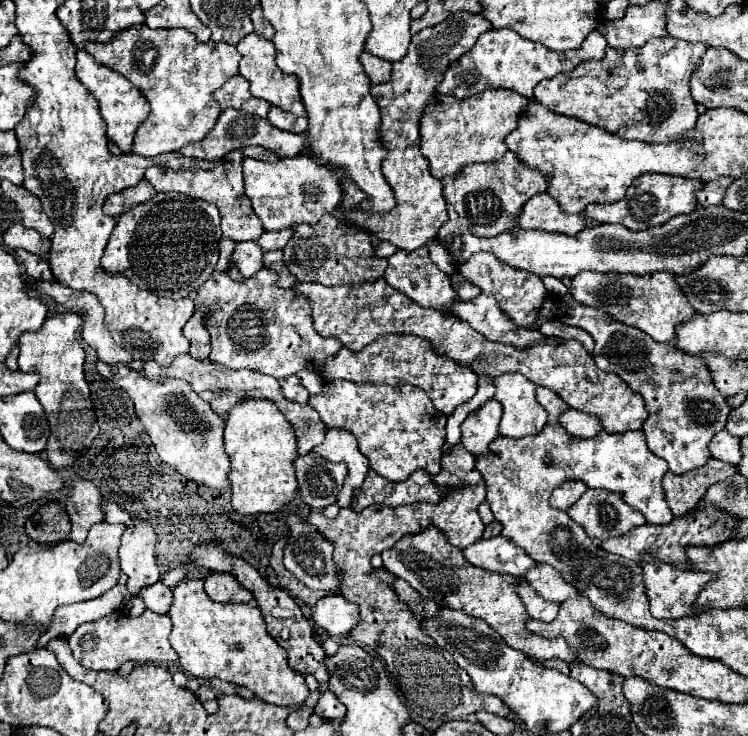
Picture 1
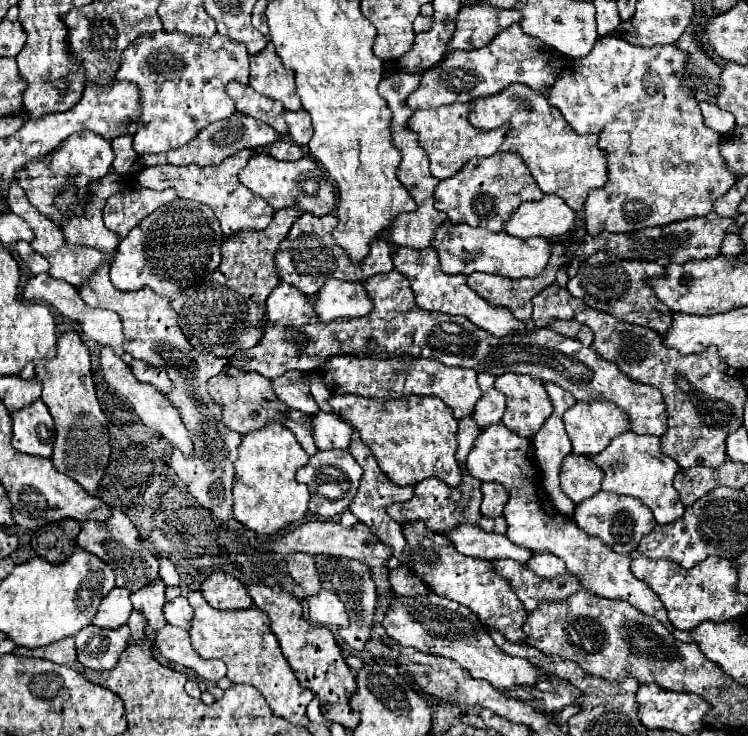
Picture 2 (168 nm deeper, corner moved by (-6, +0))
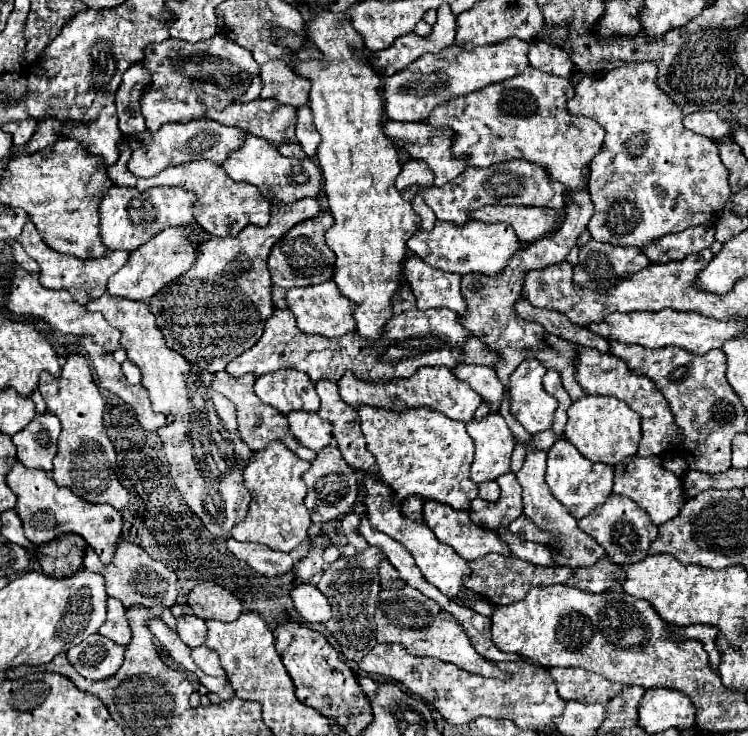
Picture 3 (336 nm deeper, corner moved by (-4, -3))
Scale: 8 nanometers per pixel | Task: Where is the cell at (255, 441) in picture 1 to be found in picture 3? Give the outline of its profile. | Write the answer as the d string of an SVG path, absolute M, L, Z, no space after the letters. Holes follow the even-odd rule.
M282 440L270 442L264 450L254 452L248 466L244 468L244 486L252 494L252 502L248 506L246 518L232 528L232 536L240 542L256 542L264 544L272 550L290 552L308 538L312 520L308 508L304 506L306 484L302 482L302 474L310 470L310 464L300 460L292 450L288 450Z

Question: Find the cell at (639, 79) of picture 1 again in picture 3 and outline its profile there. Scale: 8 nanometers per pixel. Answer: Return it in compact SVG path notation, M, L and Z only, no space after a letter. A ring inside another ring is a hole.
M650 60L650 62L626 62L626 64L610 70L602 78L592 78L592 76L582 74L578 84L574 84L574 96L566 102L566 108L568 108L568 112L572 116L594 118L606 130L604 144L602 144L600 152L594 156L594 160L590 162L590 182L588 182L588 192L590 192L590 198L594 202L594 216L588 222L588 232L598 242L608 242L612 246L644 246L646 242L650 242L654 238L660 238L664 234L682 232L682 230L686 230L690 226L706 224L706 222L712 222L712 220L716 222L722 216L722 212L724 212L726 200L732 196L730 182L728 182L728 170L726 170L726 166L722 164L722 160L718 156L716 142L684 128L684 124L682 124L682 120L684 120L682 108L662 88L658 88L656 80L658 80L658 62L654 62L654 60Z

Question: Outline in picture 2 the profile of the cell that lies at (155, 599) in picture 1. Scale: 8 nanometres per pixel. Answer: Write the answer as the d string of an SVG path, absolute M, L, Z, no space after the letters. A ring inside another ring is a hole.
M184 595L176 597L172 603L166 603L164 615L166 615L166 621L170 625L182 627L186 631L188 631L188 627L192 627L192 607Z

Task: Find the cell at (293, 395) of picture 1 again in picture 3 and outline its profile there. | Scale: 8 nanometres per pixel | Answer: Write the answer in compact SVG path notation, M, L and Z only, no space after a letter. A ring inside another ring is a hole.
M282 370L260 376L254 384L254 390L264 404L274 406L282 414L294 410L318 410L318 394L314 390L312 380L296 370Z

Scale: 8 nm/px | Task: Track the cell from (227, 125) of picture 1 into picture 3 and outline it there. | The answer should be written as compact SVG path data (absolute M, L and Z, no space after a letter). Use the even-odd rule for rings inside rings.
M202 118L202 120L194 120L194 122L172 122L166 126L160 126L160 130L156 134L136 134L134 138L126 138L126 142L132 148L132 158L128 162L128 170L134 176L142 176L142 178L150 178L156 176L158 172L162 172L164 168L170 166L180 166L186 162L194 162L194 160L210 160L218 166L224 164L224 160L228 158L230 152L238 150L244 140L246 140L246 130L240 130L236 126L224 126L218 124L214 120Z

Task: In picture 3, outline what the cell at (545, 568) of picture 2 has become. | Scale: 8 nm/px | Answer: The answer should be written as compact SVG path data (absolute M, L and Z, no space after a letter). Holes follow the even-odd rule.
M502 528L498 530L496 534L500 534L514 556L534 564L534 566L554 566L554 558L552 558L552 552L548 550L548 546L542 546L542 544L536 544L536 542L528 542L528 540L522 540L522 538L514 538L508 528Z

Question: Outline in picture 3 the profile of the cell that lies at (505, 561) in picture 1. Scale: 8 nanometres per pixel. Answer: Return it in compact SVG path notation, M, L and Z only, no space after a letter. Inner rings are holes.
M428 500L424 506L424 522L430 526L430 530L436 534L436 538L448 546L452 546L464 560L478 560L484 558L486 554L498 552L498 554L506 554L512 556L510 548L506 542L502 542L502 538L498 538L498 534L490 532L490 530L482 530L478 526L474 526L468 518L466 510L454 510L446 504L438 504L434 500Z

